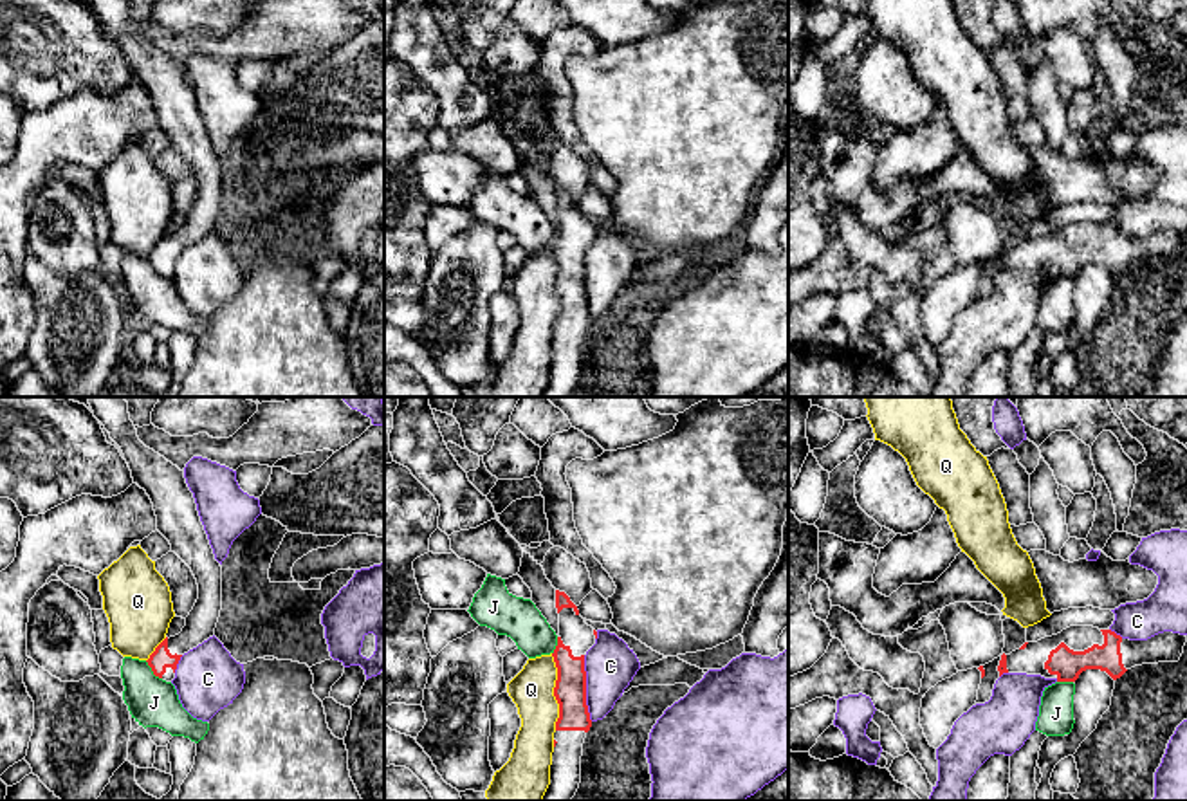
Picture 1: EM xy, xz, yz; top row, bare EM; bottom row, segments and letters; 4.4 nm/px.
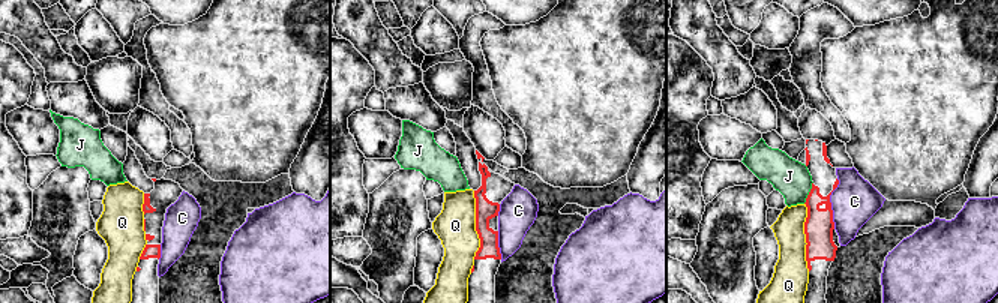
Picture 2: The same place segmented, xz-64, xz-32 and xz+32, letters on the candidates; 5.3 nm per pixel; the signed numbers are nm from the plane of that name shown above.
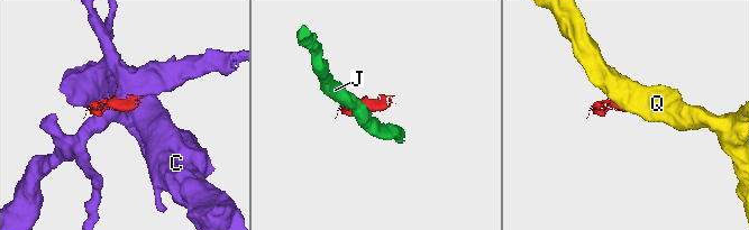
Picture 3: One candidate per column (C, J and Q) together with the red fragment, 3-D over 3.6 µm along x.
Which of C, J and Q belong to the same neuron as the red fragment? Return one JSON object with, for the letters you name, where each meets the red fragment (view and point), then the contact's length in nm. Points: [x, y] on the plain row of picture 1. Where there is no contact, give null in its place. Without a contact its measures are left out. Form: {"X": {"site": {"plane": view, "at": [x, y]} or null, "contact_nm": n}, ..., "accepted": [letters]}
{"accepted": []}

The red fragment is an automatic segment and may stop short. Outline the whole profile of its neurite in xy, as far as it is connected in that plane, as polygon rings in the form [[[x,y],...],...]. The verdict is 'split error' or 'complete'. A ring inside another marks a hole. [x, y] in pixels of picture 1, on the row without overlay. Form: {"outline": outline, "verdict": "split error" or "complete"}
{"outline": [[[90,0],[94,13],[121,43],[133,79],[146,87],[157,112],[157,126],[193,168],[198,195],[175,233],[166,233],[146,256],[153,271],[171,278],[184,249],[215,231],[222,206],[222,162],[215,155],[184,67],[146,43],[130,16],[128,0]]], "verdict": "split error"}

